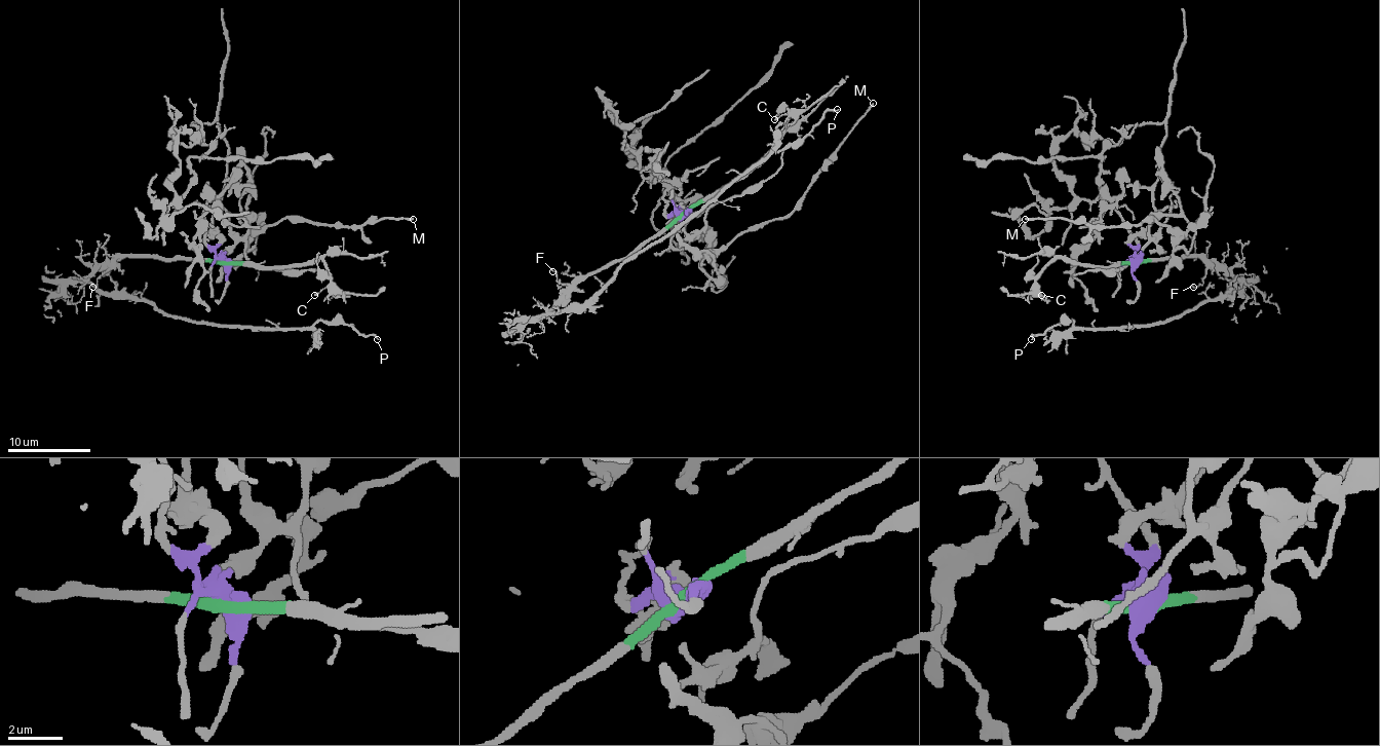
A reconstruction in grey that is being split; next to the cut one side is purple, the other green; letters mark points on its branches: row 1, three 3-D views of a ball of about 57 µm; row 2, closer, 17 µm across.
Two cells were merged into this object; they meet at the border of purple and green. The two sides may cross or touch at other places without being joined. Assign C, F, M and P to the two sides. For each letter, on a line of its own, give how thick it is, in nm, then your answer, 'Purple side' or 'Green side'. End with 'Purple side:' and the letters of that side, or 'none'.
C: Thickness 150 nm. Green side
F: Thickness 130 nm. Green side
M: Thickness 190 nm. Purple side
P: Thickness 150 nm. Green side
Purple side: M

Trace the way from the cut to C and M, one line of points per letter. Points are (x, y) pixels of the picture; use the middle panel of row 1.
C: (685, 215), (738, 181), (769, 150), (780, 138), (791, 115), (773, 119)
M: (685, 215), (666, 217), (671, 241), (707, 227), (714, 281), (712, 262), (784, 219), (873, 103)

